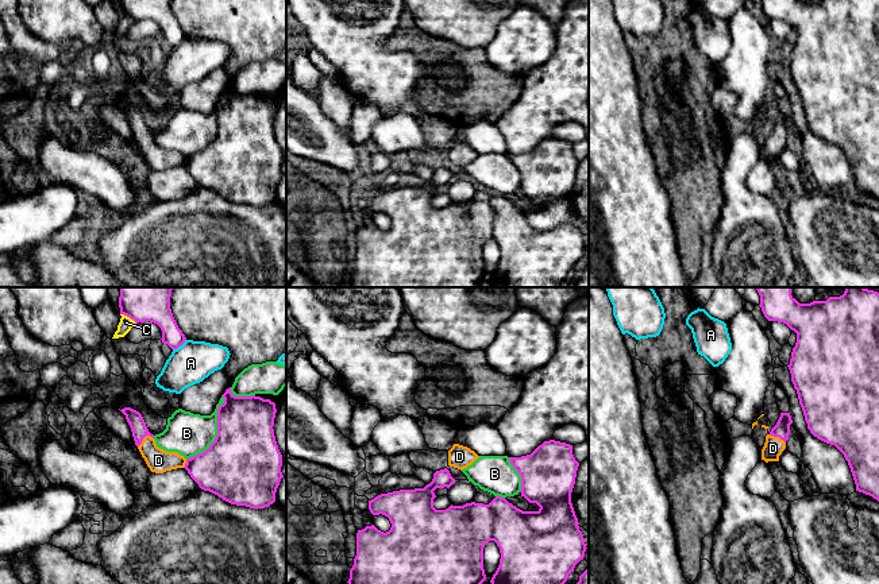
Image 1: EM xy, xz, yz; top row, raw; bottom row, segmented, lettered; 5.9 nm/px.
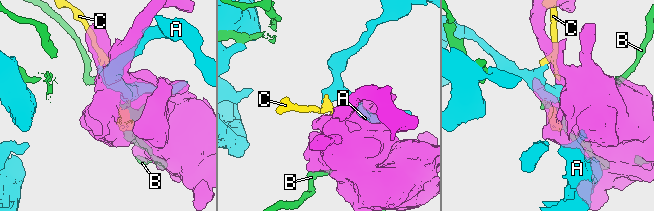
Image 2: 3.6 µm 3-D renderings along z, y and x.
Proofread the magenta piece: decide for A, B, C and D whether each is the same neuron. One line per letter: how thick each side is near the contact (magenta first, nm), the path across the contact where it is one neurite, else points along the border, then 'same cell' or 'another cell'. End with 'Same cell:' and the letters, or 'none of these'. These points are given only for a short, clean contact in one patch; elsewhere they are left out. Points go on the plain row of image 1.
A: calibres 140 and 240 nm; another cell
B: calibres 460 and 260 nm; another cell
C: calibres 140 and 80 nm; border xy (120, 11), (137, 20); another cell
D: calibres 100 and 140 nm; same cell
Same cell: D

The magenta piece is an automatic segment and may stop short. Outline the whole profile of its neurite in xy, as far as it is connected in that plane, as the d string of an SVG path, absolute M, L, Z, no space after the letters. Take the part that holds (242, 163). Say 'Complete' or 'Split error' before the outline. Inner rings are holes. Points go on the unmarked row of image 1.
Split error. M231 85L217 107L217 134L209 146L190 156L157 144L142 112L131 105L120 109L131 125L135 143L151 170L185 166L204 189L250 206L275 200L284 175L282 152L274 134L275 101L261 94L235 94Z

